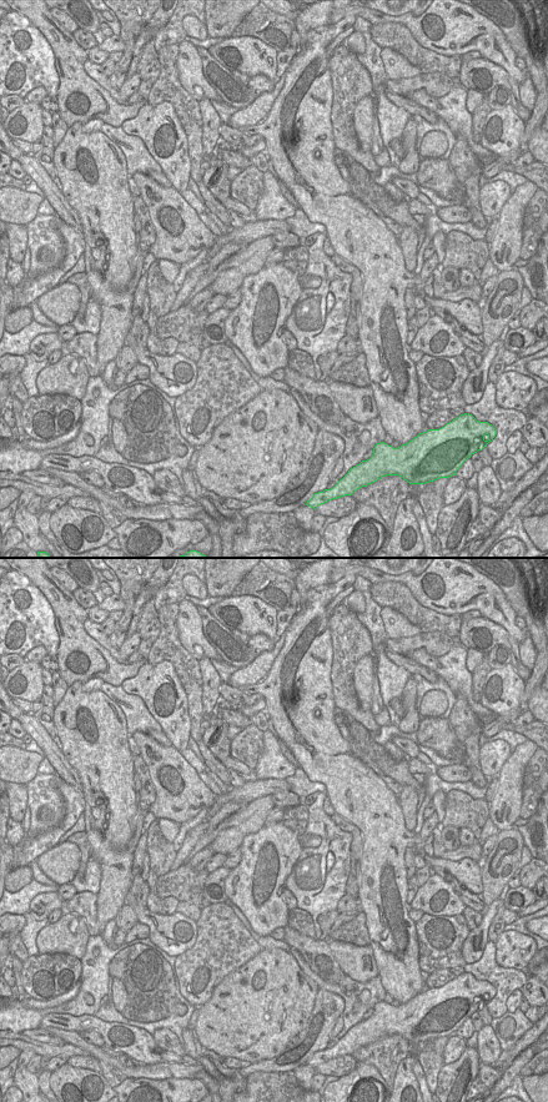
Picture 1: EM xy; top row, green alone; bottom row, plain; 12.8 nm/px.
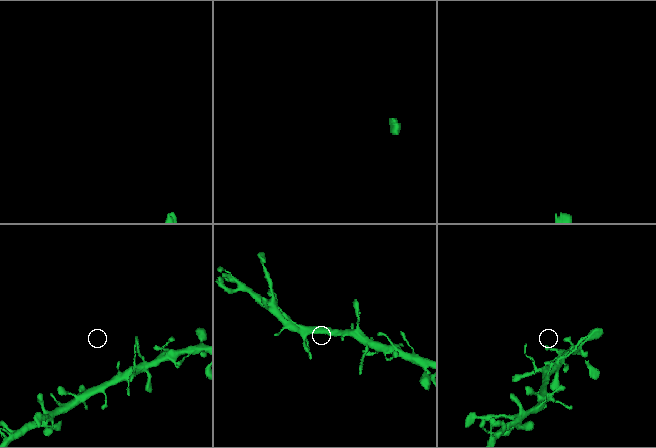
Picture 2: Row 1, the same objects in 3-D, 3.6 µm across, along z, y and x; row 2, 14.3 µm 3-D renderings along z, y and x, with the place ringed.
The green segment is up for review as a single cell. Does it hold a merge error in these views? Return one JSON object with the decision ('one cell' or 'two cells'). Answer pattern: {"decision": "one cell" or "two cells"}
{"decision": "one cell"}

